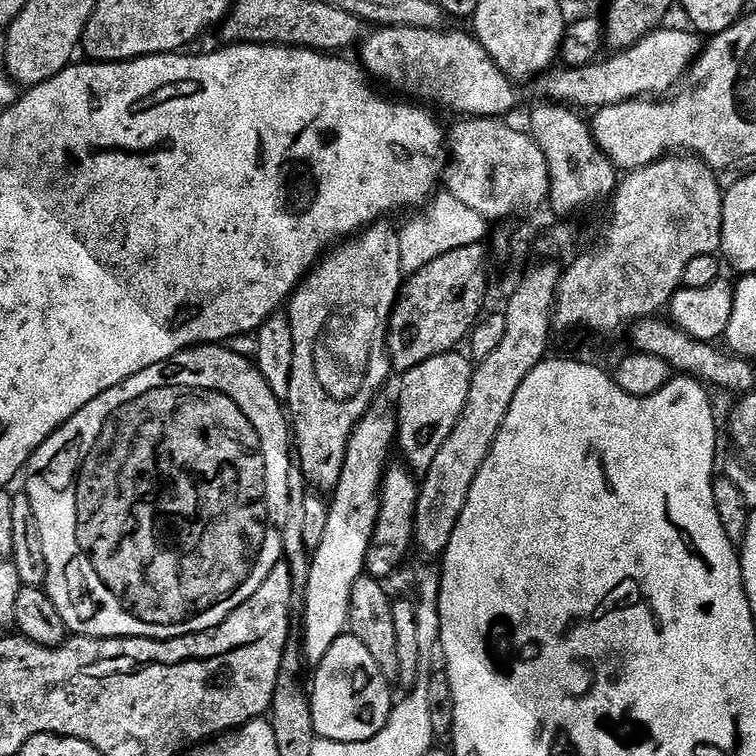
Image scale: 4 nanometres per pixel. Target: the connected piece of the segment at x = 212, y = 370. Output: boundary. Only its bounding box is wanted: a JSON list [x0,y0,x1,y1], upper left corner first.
[26,346,292,640]

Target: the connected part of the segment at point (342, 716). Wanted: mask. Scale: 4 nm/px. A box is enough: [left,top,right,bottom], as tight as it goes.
[310,634,394,744]

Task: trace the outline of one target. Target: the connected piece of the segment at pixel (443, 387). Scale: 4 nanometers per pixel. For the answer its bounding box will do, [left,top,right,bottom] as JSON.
[398,350,474,478]

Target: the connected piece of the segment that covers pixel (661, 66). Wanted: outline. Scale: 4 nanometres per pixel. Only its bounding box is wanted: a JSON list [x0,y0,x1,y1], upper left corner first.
[534,27,702,110]

